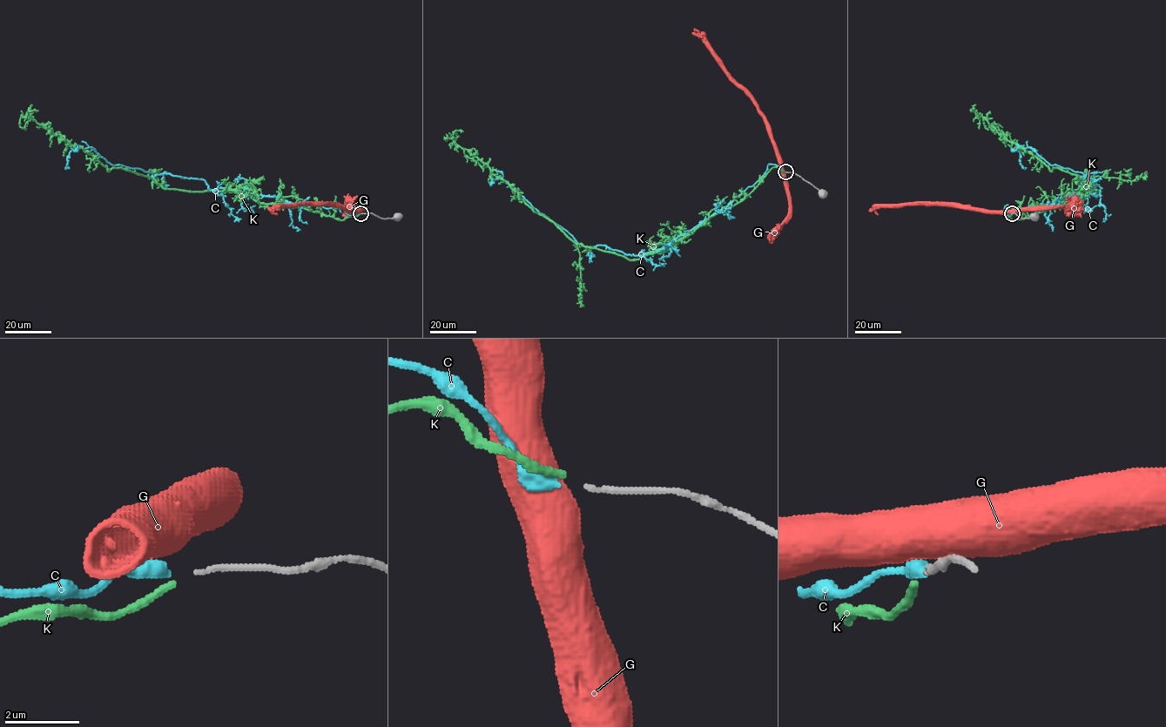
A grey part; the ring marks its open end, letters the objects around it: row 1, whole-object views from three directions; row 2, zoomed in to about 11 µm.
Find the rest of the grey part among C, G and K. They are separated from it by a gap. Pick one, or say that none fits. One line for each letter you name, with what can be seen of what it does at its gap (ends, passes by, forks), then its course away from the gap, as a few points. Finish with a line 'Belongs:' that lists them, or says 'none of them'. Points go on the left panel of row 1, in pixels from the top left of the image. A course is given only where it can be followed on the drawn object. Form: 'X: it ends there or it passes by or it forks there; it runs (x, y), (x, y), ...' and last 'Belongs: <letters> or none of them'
C: it ends there; it runs (359, 213), (154, 176), (111, 164), (90, 147), (74, 147), (65, 167)
Belongs: C

